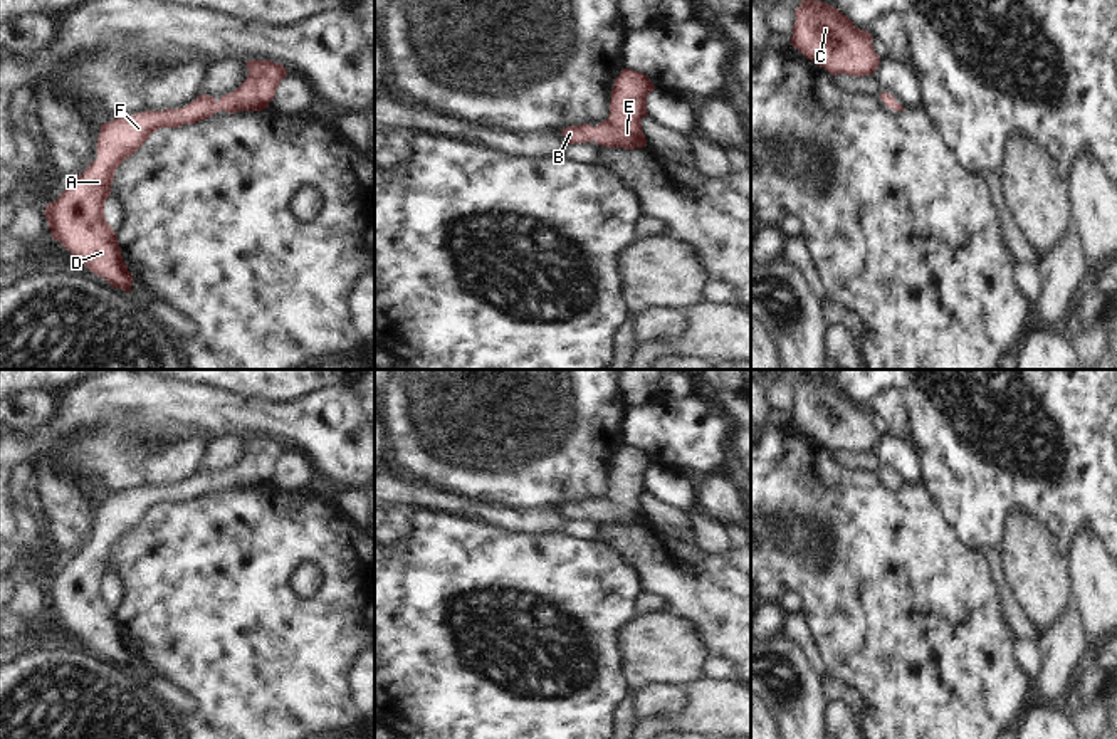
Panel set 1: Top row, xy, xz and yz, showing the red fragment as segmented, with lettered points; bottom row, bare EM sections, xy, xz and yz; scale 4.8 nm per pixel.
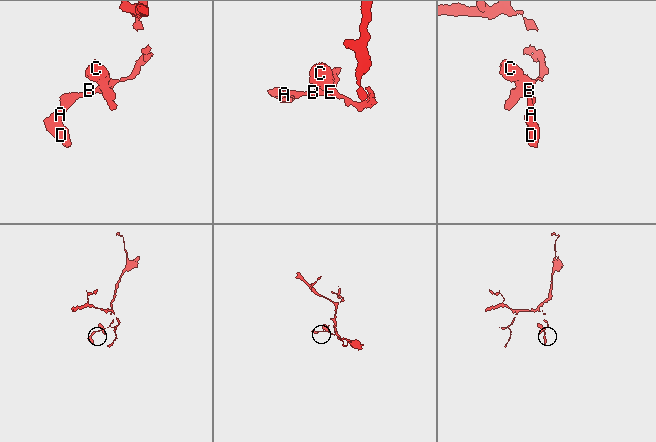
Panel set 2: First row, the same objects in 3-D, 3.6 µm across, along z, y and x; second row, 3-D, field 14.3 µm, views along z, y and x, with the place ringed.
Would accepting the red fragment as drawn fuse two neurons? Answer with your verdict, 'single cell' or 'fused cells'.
single cell

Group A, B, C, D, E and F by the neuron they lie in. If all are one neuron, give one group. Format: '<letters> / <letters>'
A B C D E F

